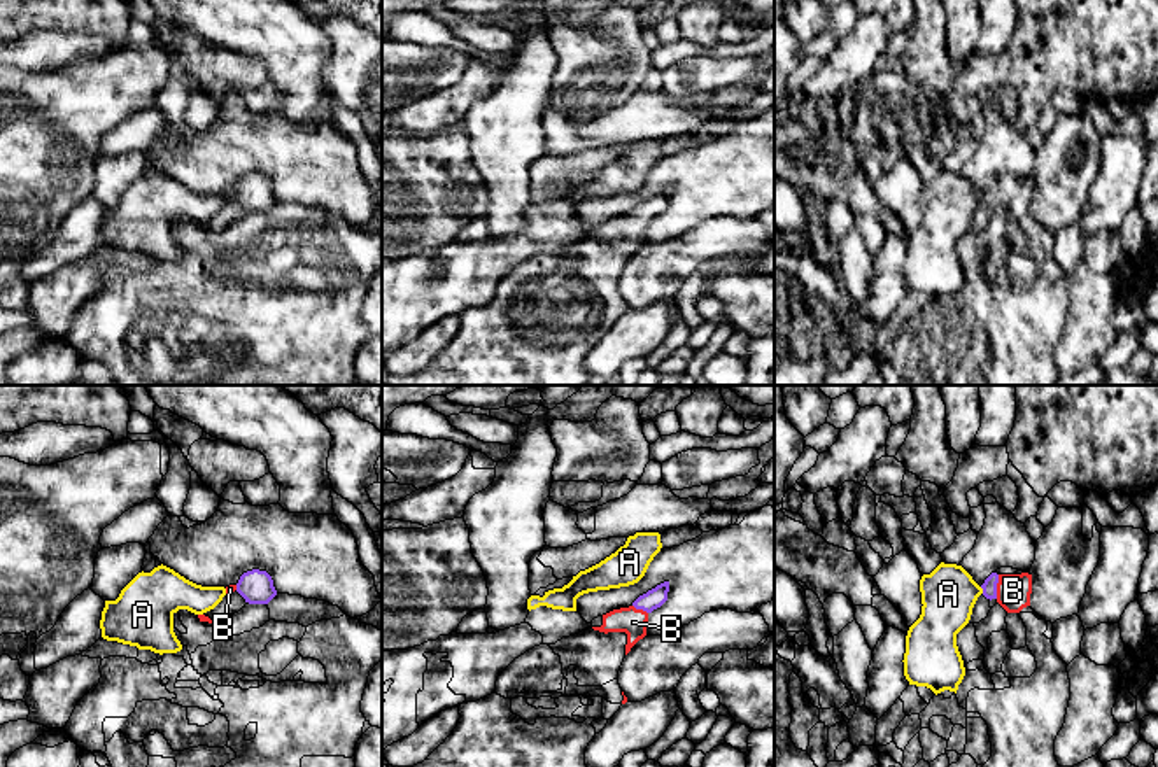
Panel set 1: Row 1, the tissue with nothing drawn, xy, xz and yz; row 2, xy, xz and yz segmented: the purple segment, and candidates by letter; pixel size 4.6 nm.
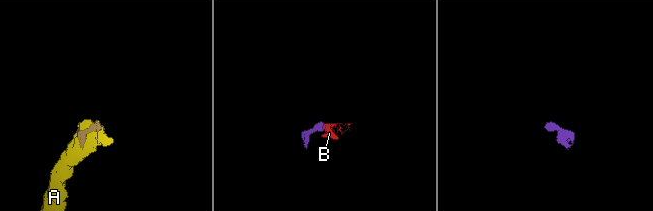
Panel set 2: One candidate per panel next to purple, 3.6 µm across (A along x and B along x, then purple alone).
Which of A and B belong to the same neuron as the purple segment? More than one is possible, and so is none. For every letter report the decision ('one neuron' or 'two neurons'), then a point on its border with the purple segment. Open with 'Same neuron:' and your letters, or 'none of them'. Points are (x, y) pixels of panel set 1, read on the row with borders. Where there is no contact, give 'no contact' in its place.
Same neuron: B
A: two neurons | yz (983, 591)
B: one neuron | yz (995, 587)

